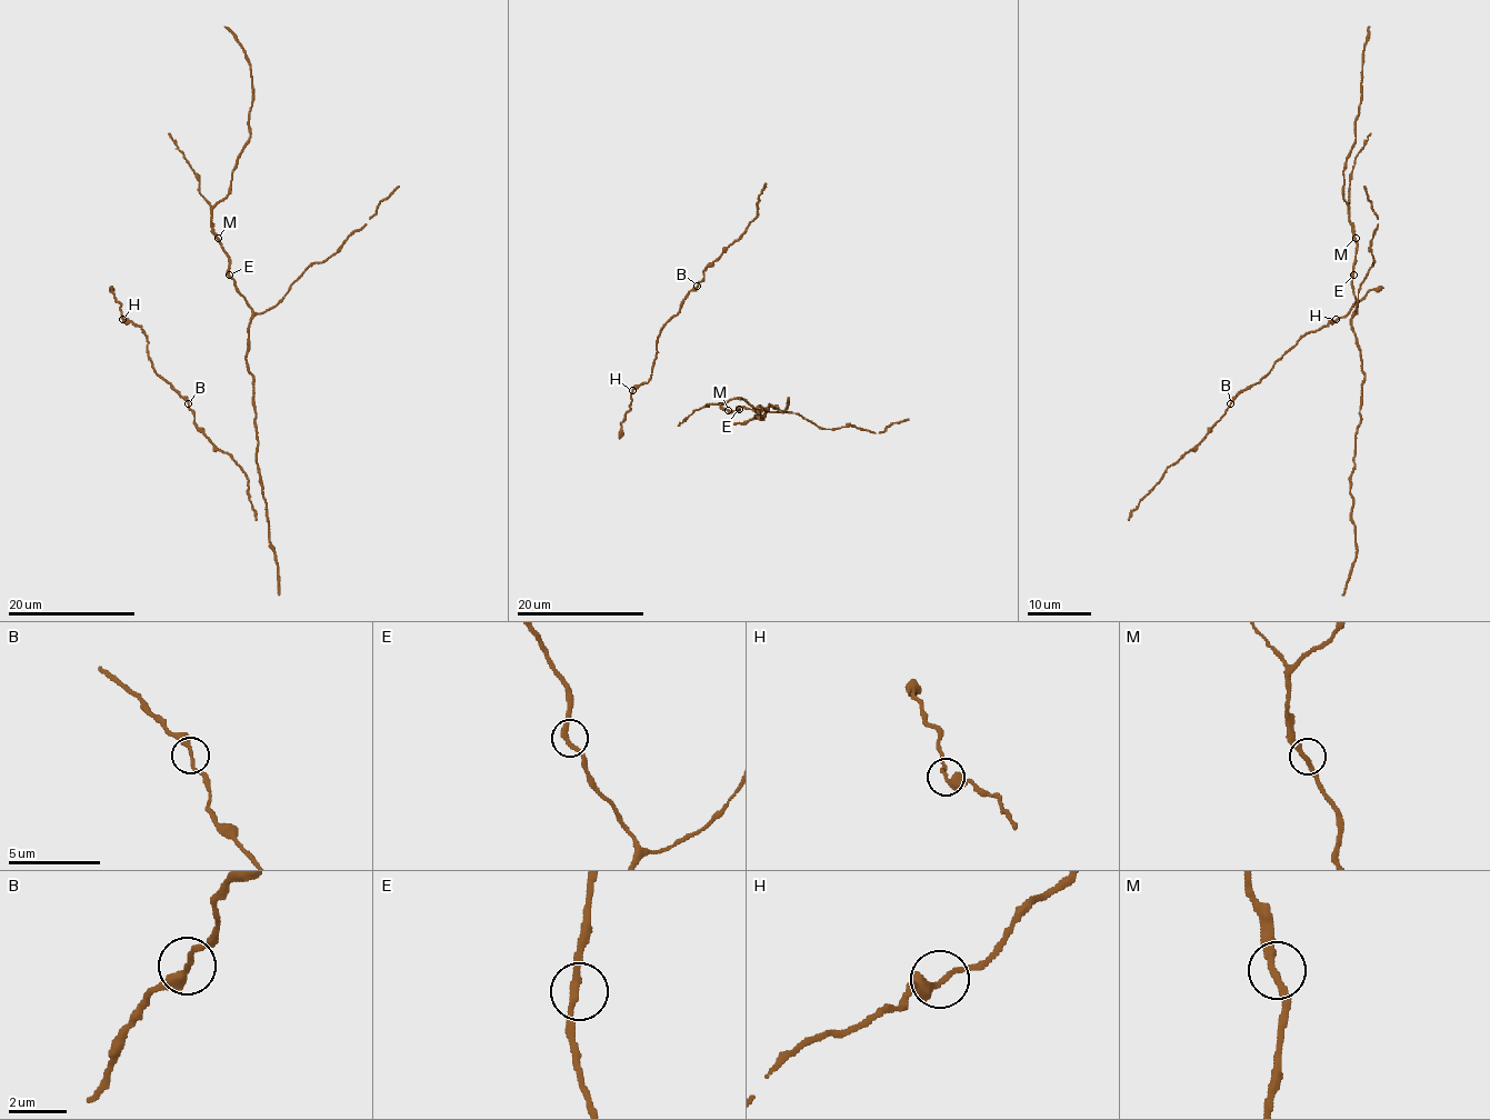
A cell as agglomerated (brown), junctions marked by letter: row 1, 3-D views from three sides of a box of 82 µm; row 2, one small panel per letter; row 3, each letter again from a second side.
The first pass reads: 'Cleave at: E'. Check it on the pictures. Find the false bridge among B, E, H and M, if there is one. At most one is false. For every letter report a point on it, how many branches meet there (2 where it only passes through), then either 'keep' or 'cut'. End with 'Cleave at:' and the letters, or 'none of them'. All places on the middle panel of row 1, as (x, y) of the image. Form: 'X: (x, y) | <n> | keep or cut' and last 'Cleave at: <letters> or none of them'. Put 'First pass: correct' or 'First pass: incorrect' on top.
First pass: incorrect
B: (697, 286) | 2 | keep
E: (739, 409) | 2 | keep
H: (632, 390) | 2 | keep
M: (728, 410) | 2 | keep
Cleave at: none of them

